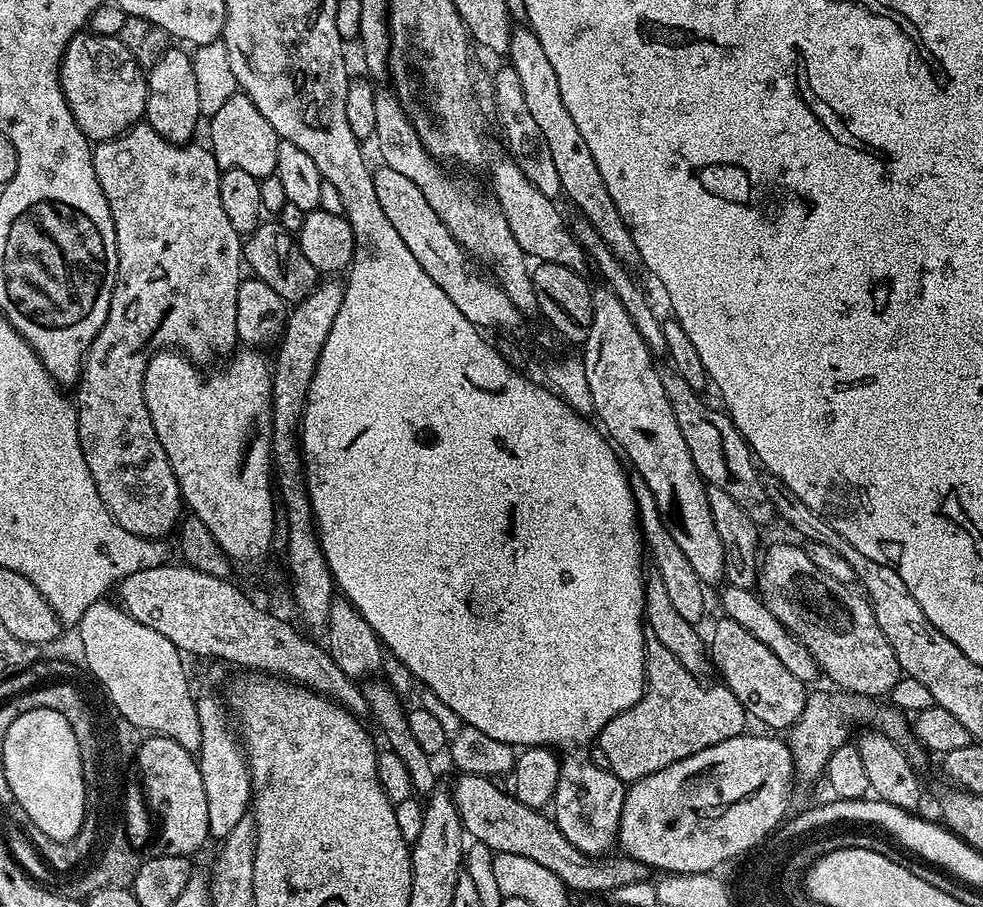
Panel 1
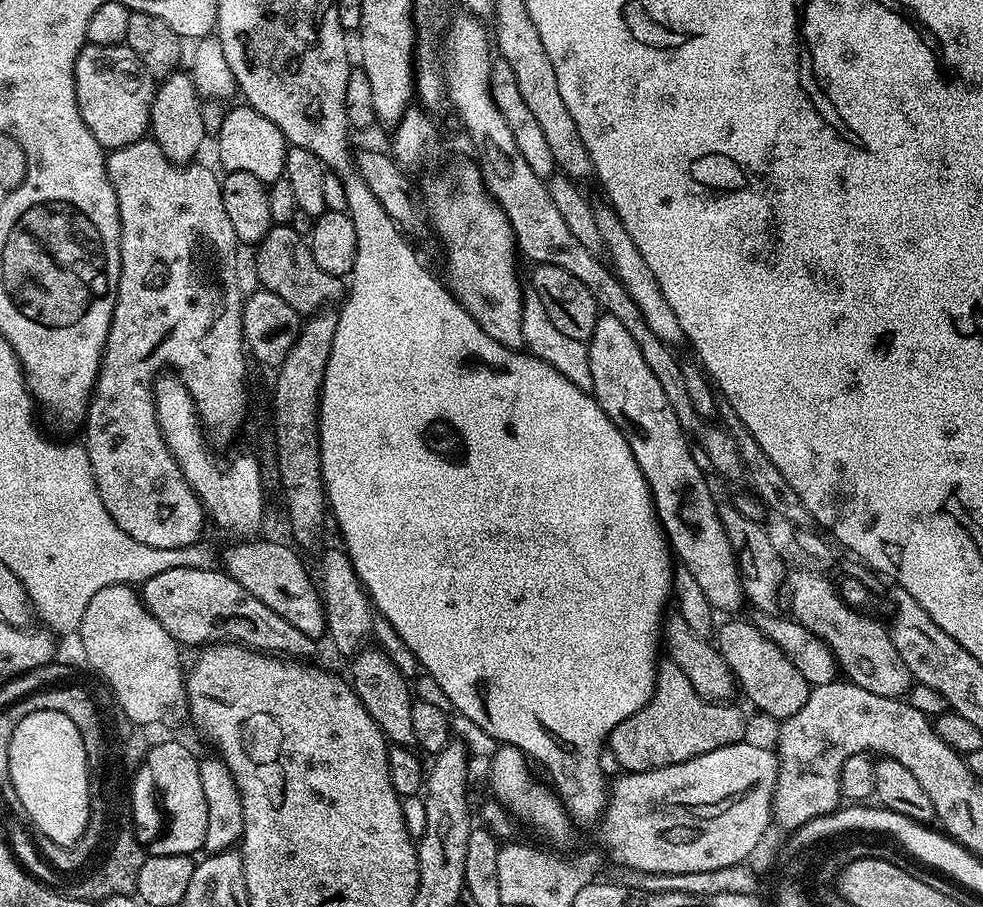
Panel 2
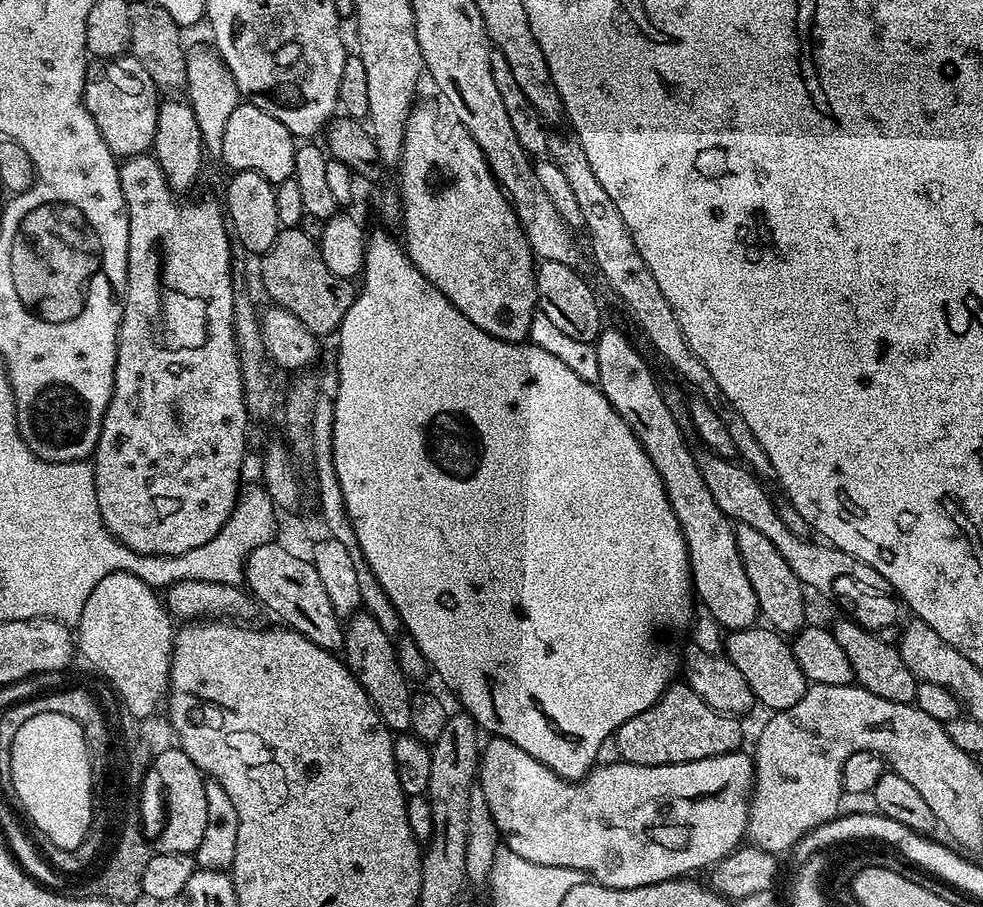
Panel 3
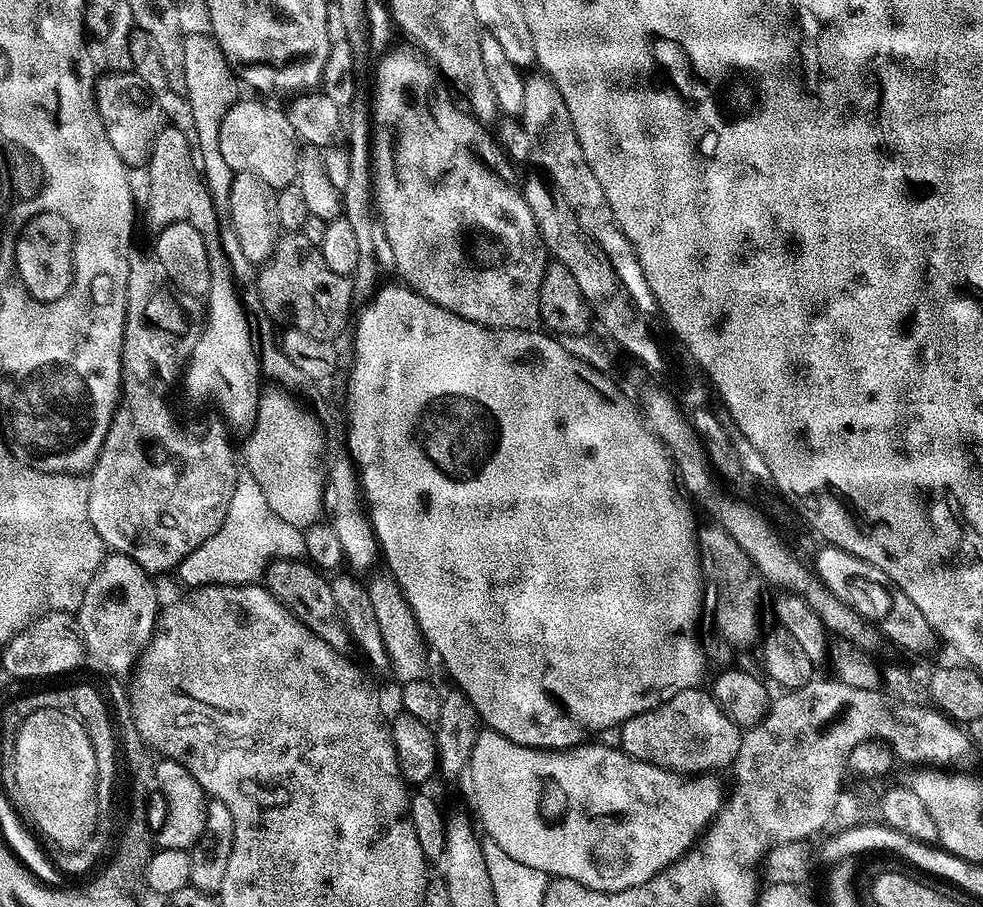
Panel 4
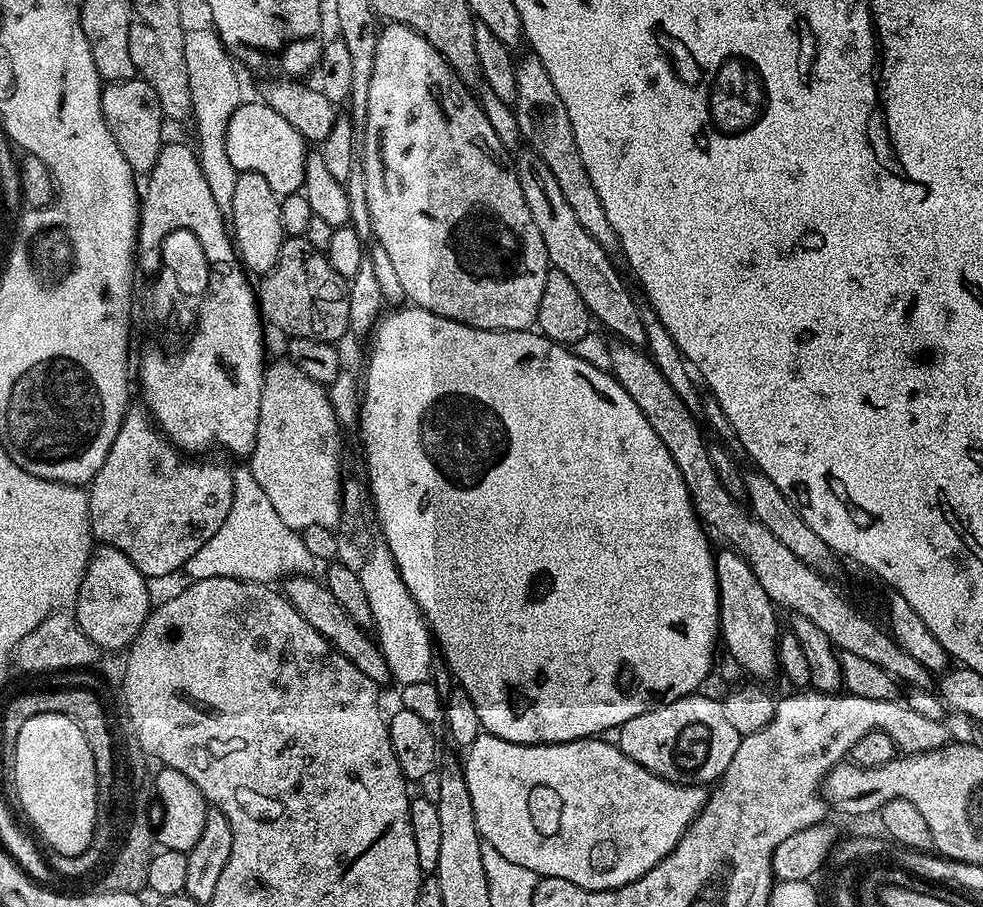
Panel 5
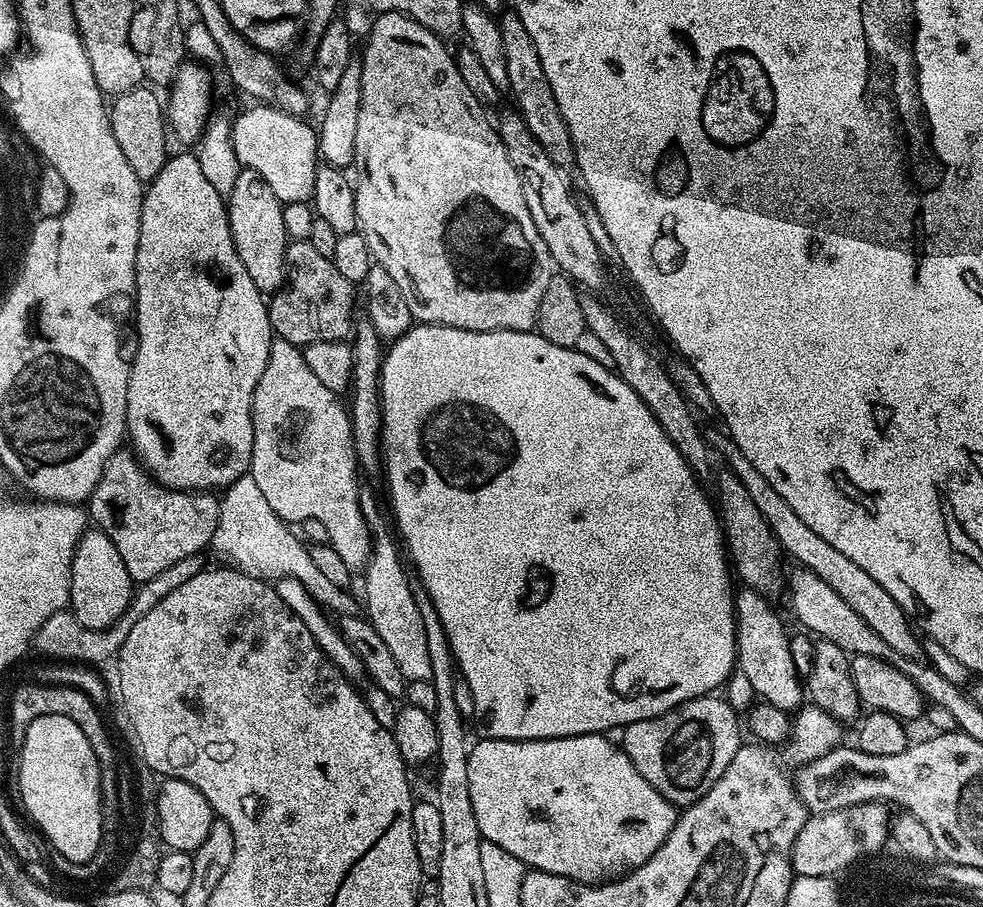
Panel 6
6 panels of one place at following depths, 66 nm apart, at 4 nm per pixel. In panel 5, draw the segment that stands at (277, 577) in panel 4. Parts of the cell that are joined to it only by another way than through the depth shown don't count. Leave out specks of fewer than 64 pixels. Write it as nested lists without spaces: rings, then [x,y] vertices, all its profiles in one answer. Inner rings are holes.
[[[292,574],[283,581],[282,595],[291,602],[294,610],[298,610],[298,614],[302,614],[302,618],[306,618],[306,622],[310,622],[310,626],[314,626],[314,630],[318,630],[318,634],[322,634],[322,638],[326,638],[336,651],[350,662],[354,662],[354,666],[358,666],[358,670],[362,670],[362,674],[366,674],[366,678],[370,678],[377,686],[391,685],[393,679],[390,674],[390,666],[386,666],[386,658],[380,653],[379,647],[370,639],[369,633],[365,629],[359,628],[350,618],[350,614],[346,614],[346,610],[342,610],[342,602],[338,602],[338,598],[334,598],[334,594],[330,594],[327,583],[320,581],[319,584],[316,579],[315,575]]]

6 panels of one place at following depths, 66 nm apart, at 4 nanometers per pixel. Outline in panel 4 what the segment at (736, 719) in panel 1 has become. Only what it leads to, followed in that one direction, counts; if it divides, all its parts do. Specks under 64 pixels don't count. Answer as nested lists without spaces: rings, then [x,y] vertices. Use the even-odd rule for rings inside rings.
[[[699,687],[687,688],[682,690],[682,694],[674,694],[674,698],[670,698],[662,706],[654,710],[646,710],[624,721],[618,728],[619,747],[628,756],[635,756],[636,759],[644,760],[647,764],[681,774],[712,774],[720,770],[716,768],[724,768],[727,764],[728,767],[735,765],[742,730],[718,707],[707,691],[700,691]]]

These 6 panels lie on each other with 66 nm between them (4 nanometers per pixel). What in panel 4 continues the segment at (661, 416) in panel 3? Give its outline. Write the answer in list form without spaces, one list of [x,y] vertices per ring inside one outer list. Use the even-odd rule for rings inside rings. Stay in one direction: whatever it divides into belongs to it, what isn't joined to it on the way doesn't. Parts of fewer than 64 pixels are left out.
[[[715,522],[701,527],[696,533],[696,545],[700,551],[700,570],[712,588],[716,591],[716,628],[719,635],[731,642],[733,649],[740,650],[743,644],[755,645],[761,639],[760,628],[760,584],[762,577],[746,551],[720,528]]]

